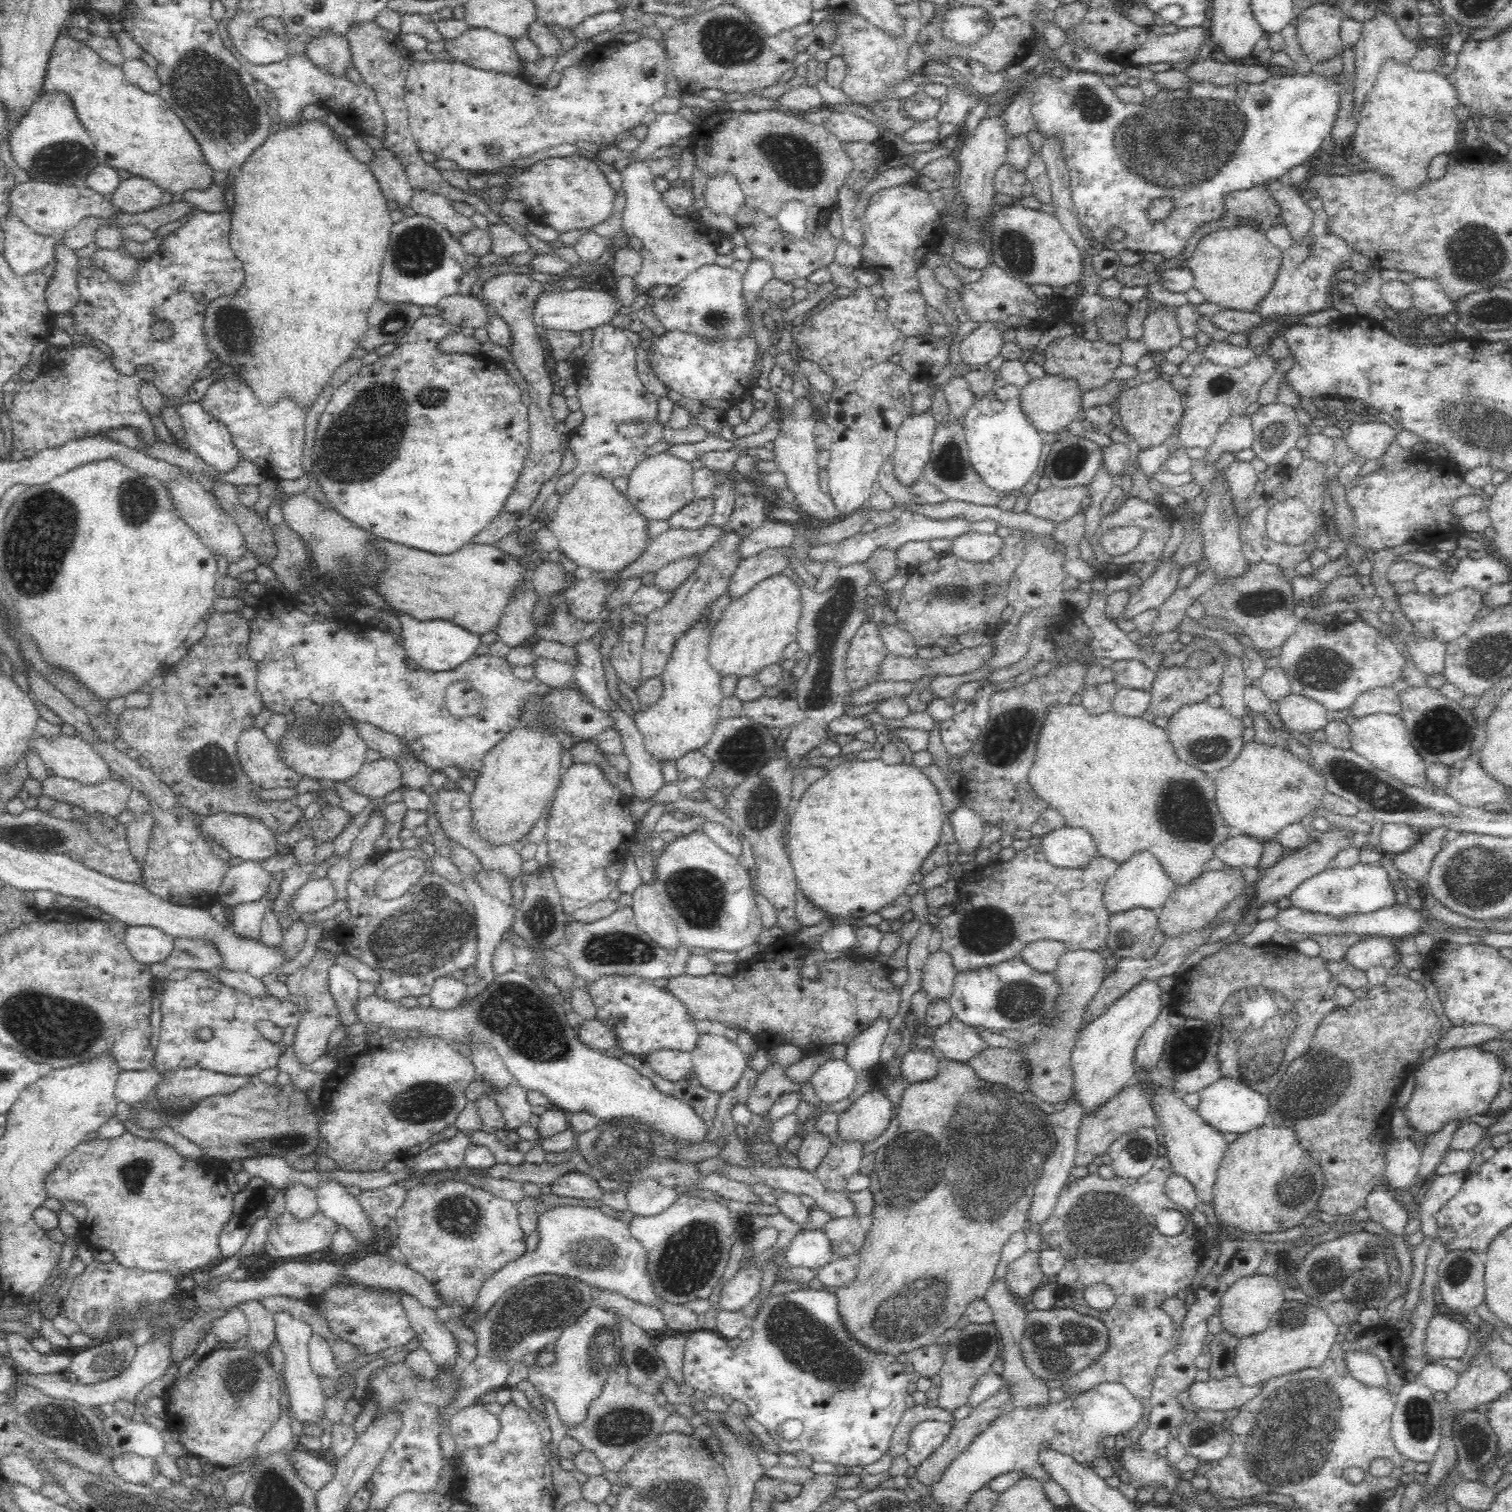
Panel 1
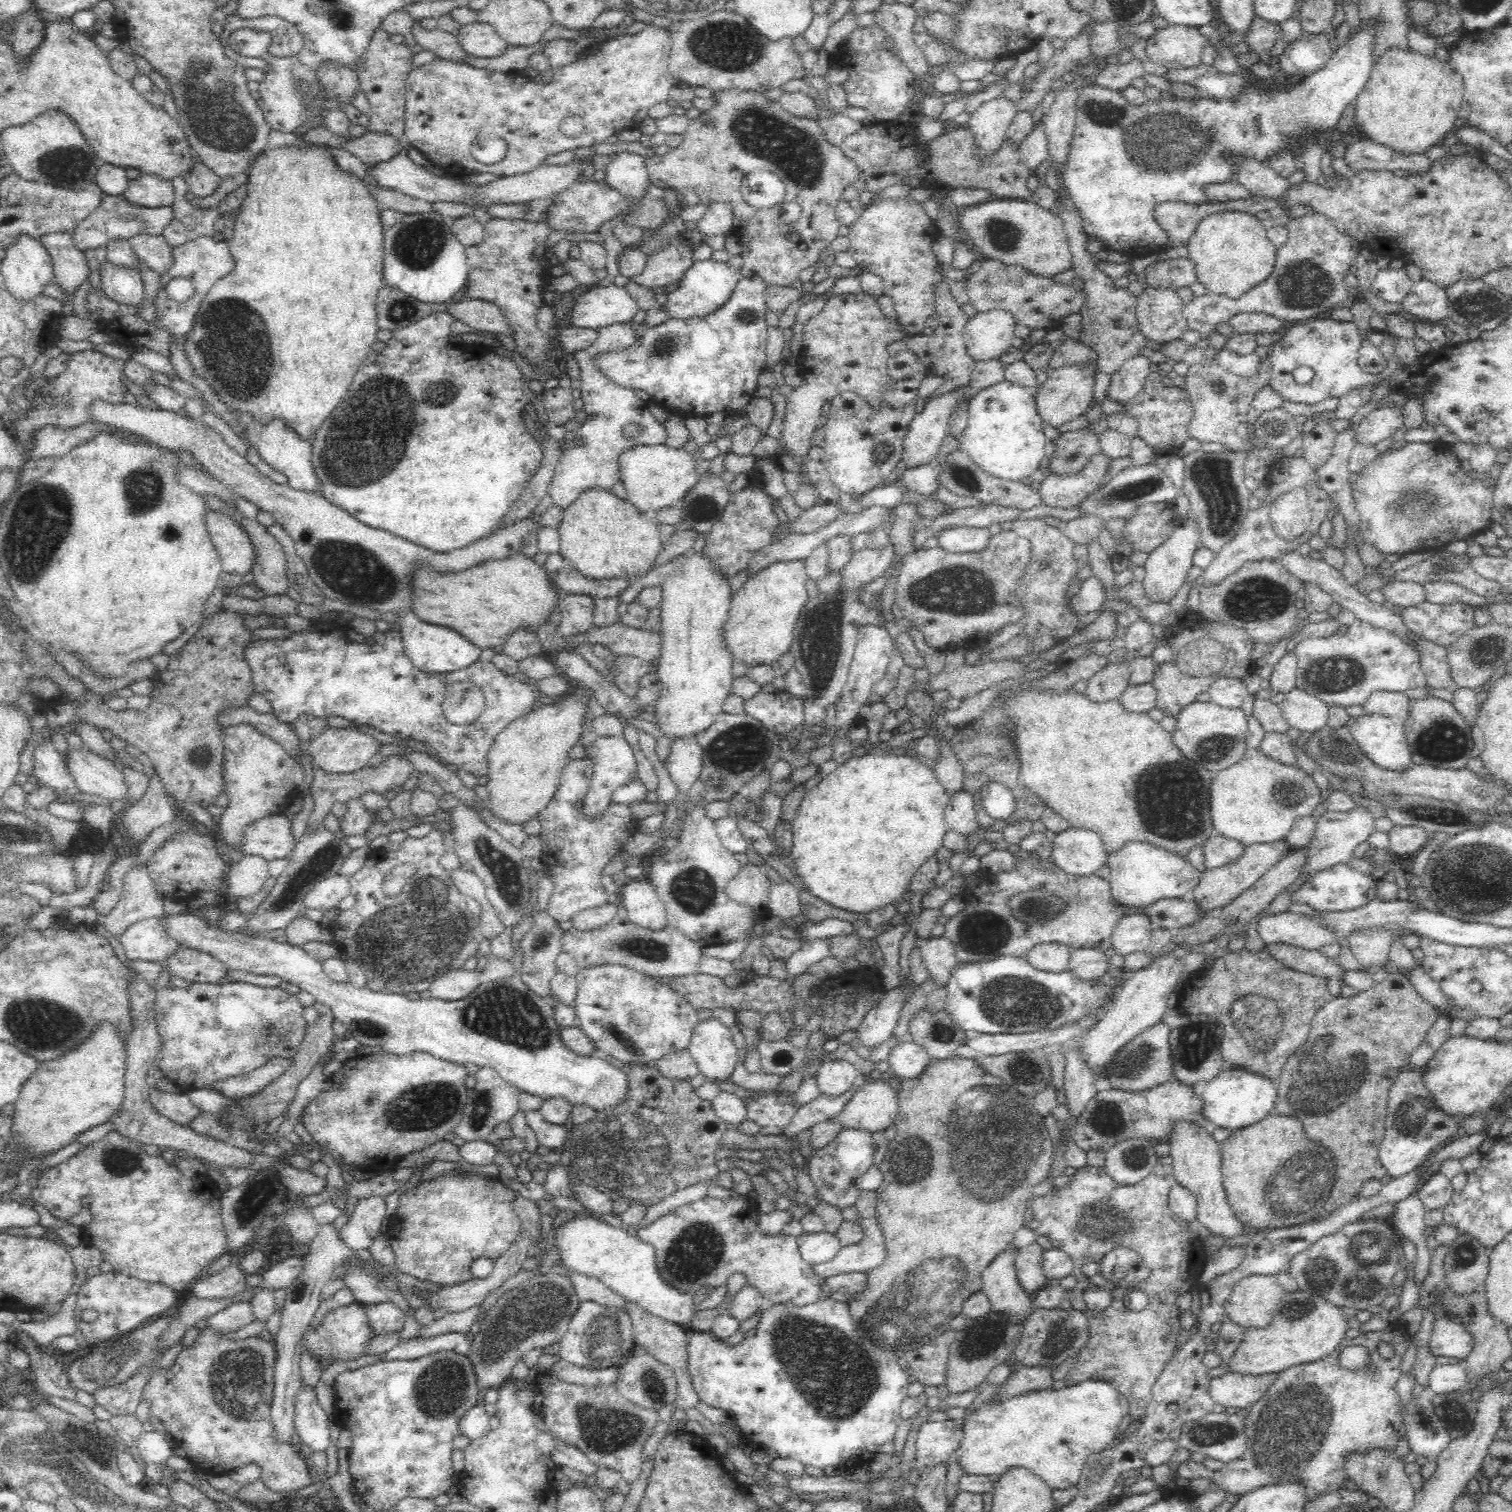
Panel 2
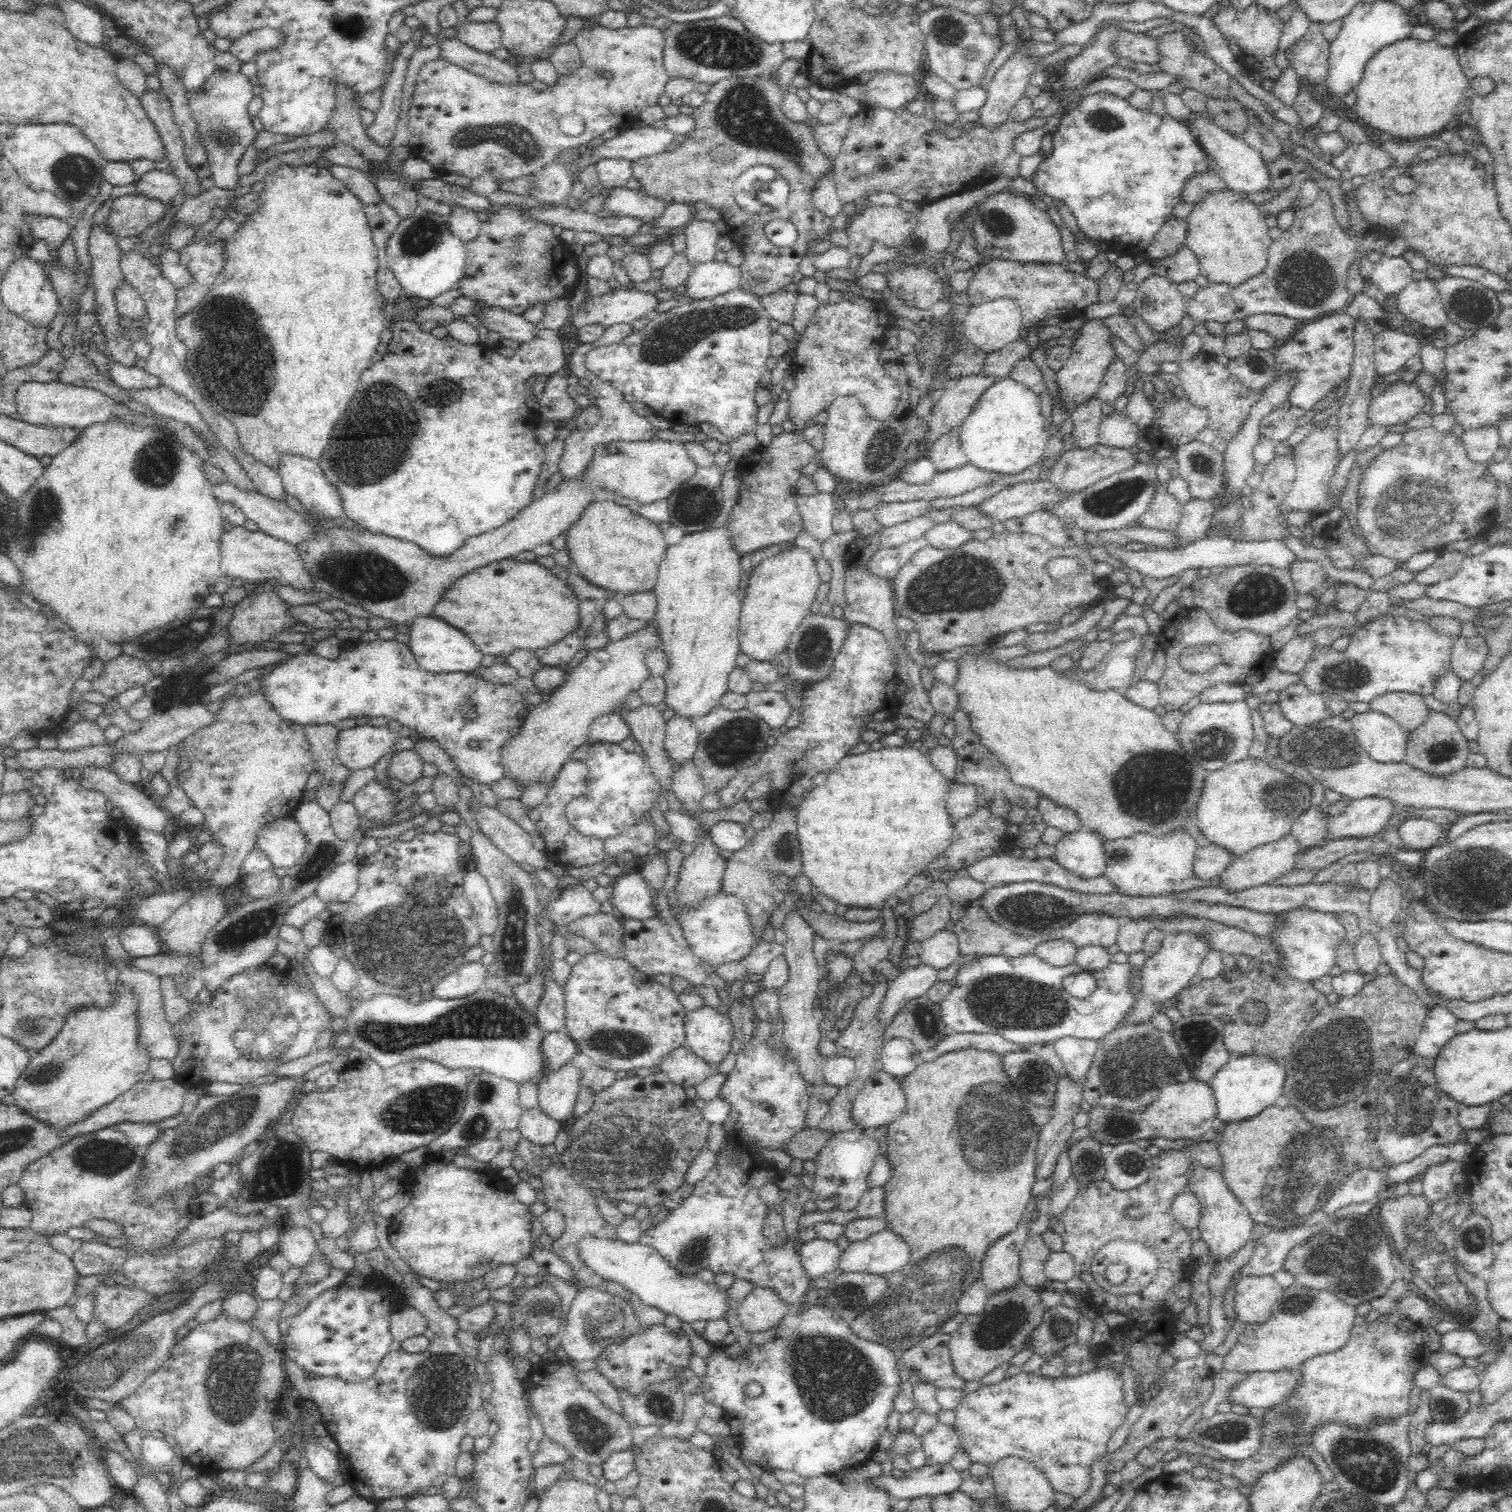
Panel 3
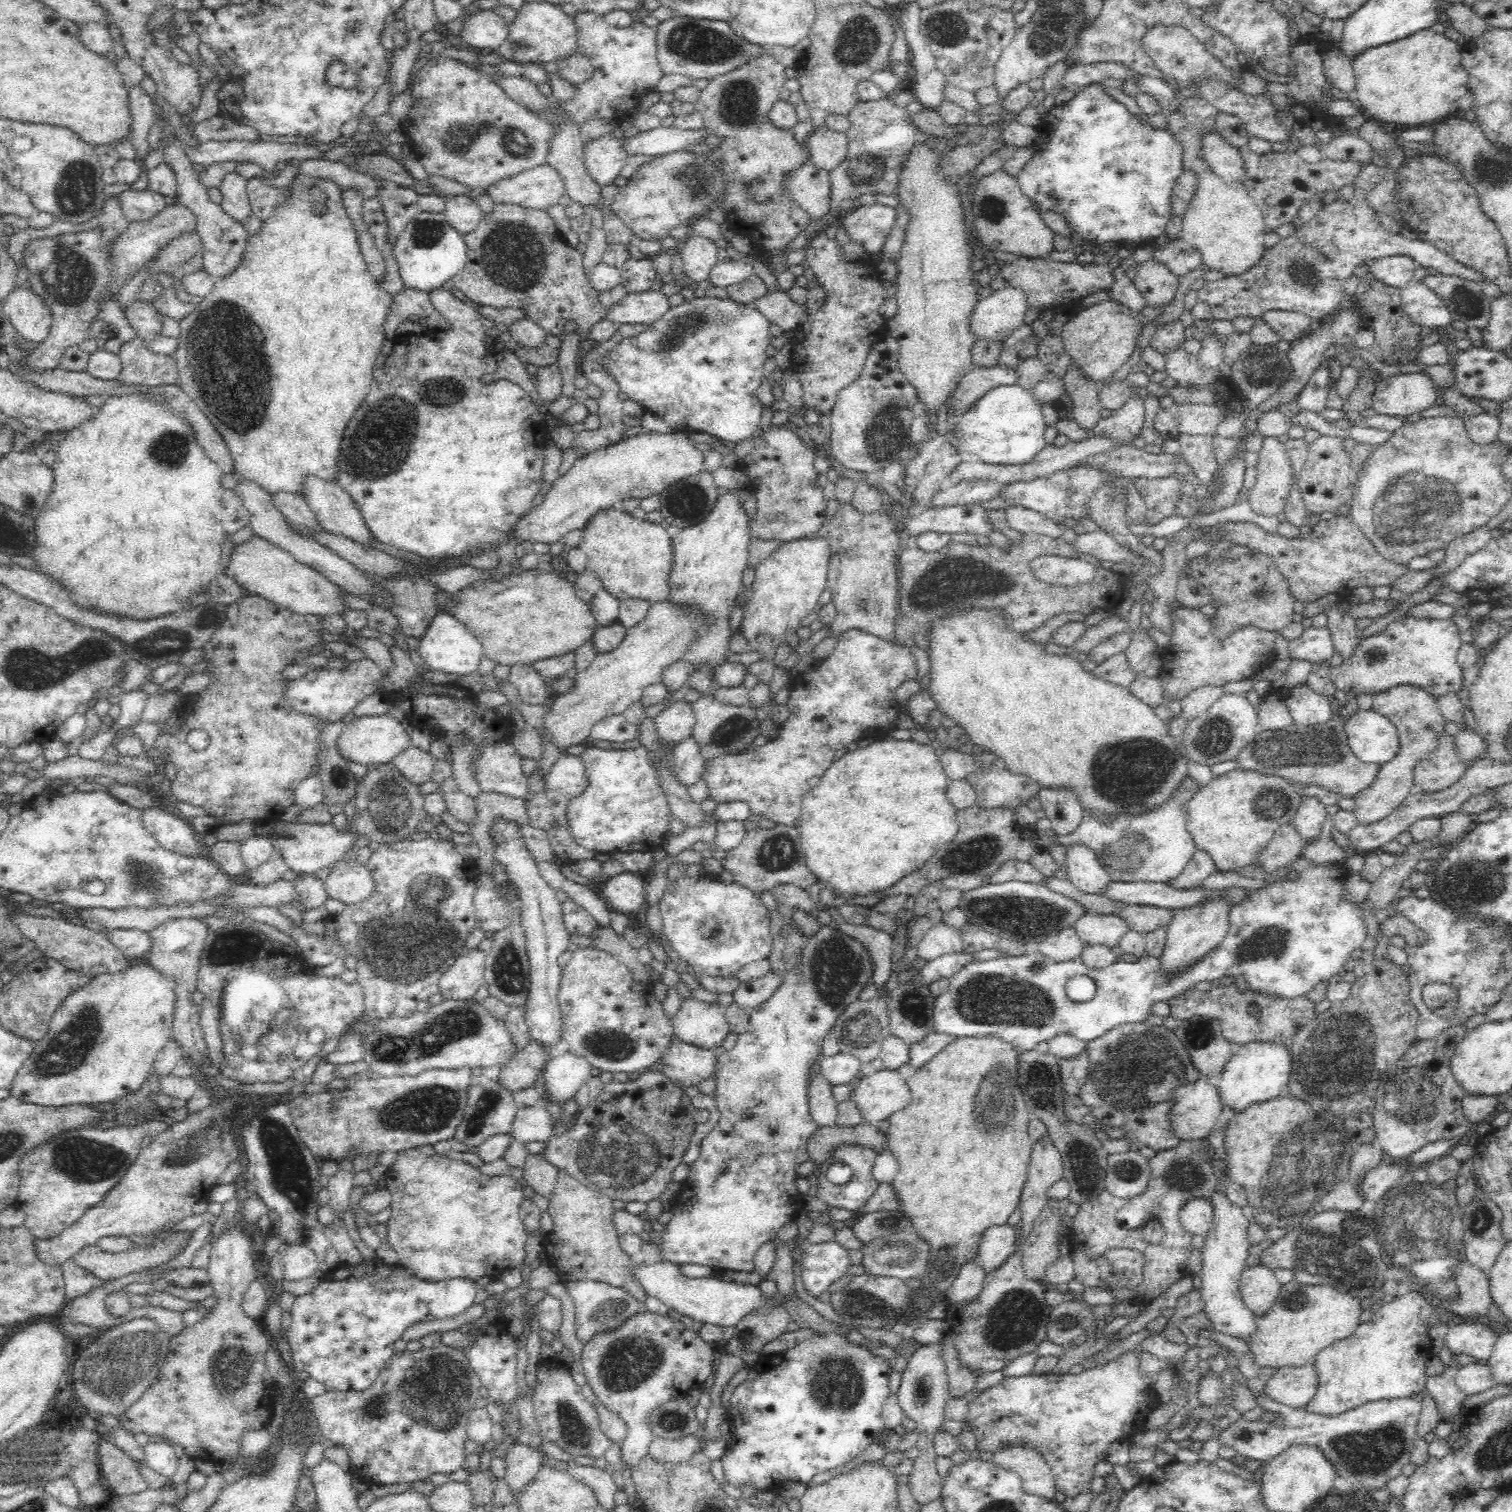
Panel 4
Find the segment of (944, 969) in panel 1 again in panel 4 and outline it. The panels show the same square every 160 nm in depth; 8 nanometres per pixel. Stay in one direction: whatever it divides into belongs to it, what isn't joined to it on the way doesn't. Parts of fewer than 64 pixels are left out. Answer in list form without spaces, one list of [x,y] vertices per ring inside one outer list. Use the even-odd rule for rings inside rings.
[[[944,921],[938,922],[928,930],[916,948],[918,949],[919,960],[922,962],[935,960],[942,954],[962,951],[961,932]]]

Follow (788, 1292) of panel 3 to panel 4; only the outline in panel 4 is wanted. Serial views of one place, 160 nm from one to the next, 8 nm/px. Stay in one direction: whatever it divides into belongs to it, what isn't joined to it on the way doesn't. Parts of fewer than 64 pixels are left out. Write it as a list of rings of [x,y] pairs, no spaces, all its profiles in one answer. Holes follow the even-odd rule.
[[[821,924],[820,930],[815,932],[813,936],[805,938],[806,942],[794,956],[797,960],[797,966],[794,969],[787,969],[787,972],[782,976],[780,985],[775,992],[769,996],[761,1006],[747,1011],[750,1023],[742,1033],[738,1034],[737,1041],[732,1049],[717,1056],[717,1068],[713,1075],[716,1080],[716,1092],[712,1098],[716,1101],[716,1107],[720,1112],[720,1118],[716,1125],[708,1132],[708,1136],[702,1140],[700,1144],[700,1154],[698,1158],[689,1165],[688,1176],[686,1182],[683,1183],[679,1195],[676,1195],[671,1201],[674,1208],[674,1216],[668,1222],[665,1231],[661,1234],[662,1245],[659,1251],[664,1260],[669,1260],[674,1264],[699,1264],[708,1266],[712,1270],[732,1270],[738,1272],[753,1272],[754,1271],[754,1255],[756,1251],[764,1244],[768,1243],[778,1234],[778,1230],[797,1219],[798,1215],[803,1212],[804,1199],[796,1188],[796,1180],[799,1175],[796,1170],[804,1162],[811,1160],[808,1146],[809,1138],[813,1136],[819,1127],[809,1113],[809,1088],[810,1078],[812,1078],[812,1070],[814,1064],[821,1064],[820,1060],[823,1056],[821,1048],[824,1039],[840,1017],[852,1002],[859,1000],[861,992],[872,982],[872,974],[874,974],[874,961],[870,957],[868,950],[864,948],[862,943],[848,936],[848,934],[839,934],[839,931],[832,929],[830,924]]]

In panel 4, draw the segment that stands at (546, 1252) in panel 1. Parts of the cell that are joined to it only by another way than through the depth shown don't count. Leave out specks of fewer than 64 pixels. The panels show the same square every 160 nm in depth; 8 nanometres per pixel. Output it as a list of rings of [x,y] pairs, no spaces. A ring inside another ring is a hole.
[[[636,1258],[633,1259],[633,1275],[639,1280],[642,1288],[654,1298],[661,1300],[669,1308],[684,1316],[699,1320],[702,1323],[717,1324],[720,1326],[736,1326],[746,1315],[761,1313],[774,1307],[784,1307],[787,1310],[787,1296],[776,1294],[766,1298],[758,1285],[724,1281],[714,1276],[703,1278],[689,1278],[682,1275],[678,1265],[662,1259],[651,1265],[644,1265]]]

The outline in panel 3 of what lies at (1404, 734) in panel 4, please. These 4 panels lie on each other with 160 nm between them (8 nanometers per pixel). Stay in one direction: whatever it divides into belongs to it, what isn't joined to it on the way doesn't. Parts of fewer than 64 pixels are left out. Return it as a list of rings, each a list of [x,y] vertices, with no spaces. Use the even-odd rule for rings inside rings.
[[[1389,692],[1369,702],[1369,709],[1391,716],[1406,732],[1415,731],[1428,718],[1424,697],[1411,692]],[[1381,796],[1351,799],[1345,812],[1326,820],[1330,836],[1327,840],[1342,836],[1374,836],[1388,822],[1396,807],[1393,800]]]

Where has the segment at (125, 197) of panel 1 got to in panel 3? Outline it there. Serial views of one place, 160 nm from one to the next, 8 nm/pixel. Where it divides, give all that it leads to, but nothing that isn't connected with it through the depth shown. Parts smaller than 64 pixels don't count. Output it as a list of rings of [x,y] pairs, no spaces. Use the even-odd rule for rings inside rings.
[[[152,168],[141,175],[137,193],[148,198],[156,198],[166,204],[174,199],[179,189],[178,179],[173,172]]]

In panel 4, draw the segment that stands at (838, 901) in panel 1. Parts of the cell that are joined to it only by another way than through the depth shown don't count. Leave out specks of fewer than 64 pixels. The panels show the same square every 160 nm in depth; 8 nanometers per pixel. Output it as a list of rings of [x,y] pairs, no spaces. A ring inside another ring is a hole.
[[[888,737],[880,740],[880,742],[874,742],[866,748],[858,747],[853,751],[846,752],[824,772],[824,776],[820,780],[820,786],[809,789],[801,802],[801,821],[798,827],[808,870],[819,880],[833,886],[838,892],[852,894],[854,897],[866,896],[876,892],[876,890],[893,887],[904,876],[920,868],[933,855],[940,844],[952,839],[957,833],[959,824],[956,821],[956,808],[946,796],[949,781],[939,759],[939,752],[931,745],[919,744],[912,739],[895,740]]]

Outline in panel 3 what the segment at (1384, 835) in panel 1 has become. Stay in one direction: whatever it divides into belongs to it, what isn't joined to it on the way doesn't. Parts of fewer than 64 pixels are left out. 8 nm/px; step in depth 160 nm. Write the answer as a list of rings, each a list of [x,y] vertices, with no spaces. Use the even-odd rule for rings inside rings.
[[[1412,816],[1406,819],[1398,828],[1398,838],[1403,842],[1403,848],[1408,850],[1425,851],[1430,847],[1440,844],[1445,838],[1447,828],[1432,820],[1420,816]]]

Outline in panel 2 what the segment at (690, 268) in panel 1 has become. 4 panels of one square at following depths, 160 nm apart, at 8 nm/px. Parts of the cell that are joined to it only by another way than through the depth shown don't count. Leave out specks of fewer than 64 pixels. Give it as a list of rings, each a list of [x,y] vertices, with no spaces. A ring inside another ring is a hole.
[[[629,151],[616,154],[614,160],[605,166],[603,180],[635,202],[647,196],[646,188],[650,186],[644,158]],[[676,239],[667,249],[662,249],[656,256],[648,257],[647,266],[642,274],[631,279],[652,289],[678,282],[685,275],[684,272],[694,264],[692,253],[684,245],[684,239]]]

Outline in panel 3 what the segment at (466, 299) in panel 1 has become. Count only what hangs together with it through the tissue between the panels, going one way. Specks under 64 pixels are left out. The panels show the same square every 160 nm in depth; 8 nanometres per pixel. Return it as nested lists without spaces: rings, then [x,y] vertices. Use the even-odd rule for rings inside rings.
[[[488,307],[482,314],[478,314],[483,326],[490,331],[500,333],[502,337],[514,342],[525,343],[534,340],[537,335],[537,325],[524,319],[521,314],[509,310]]]

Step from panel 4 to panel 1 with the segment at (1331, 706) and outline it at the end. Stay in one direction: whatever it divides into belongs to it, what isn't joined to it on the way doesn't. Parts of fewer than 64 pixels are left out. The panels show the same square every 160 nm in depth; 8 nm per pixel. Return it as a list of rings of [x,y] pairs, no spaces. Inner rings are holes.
[[[1290,693],[1278,700],[1281,722],[1293,733],[1324,729],[1329,719],[1327,708],[1302,694]]]

